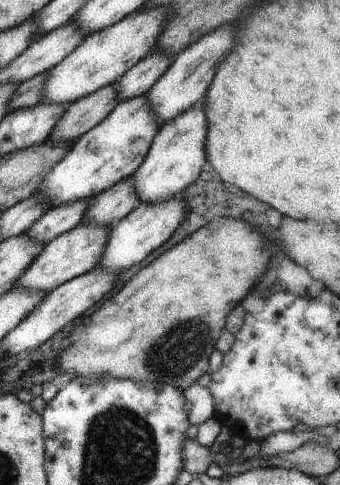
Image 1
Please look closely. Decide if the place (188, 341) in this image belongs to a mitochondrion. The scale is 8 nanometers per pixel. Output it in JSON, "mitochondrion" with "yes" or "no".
{"mitochondrion":"yes"}

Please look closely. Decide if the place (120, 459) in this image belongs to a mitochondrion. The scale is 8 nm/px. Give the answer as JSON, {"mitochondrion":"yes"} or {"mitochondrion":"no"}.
{"mitochondrion":"yes"}

